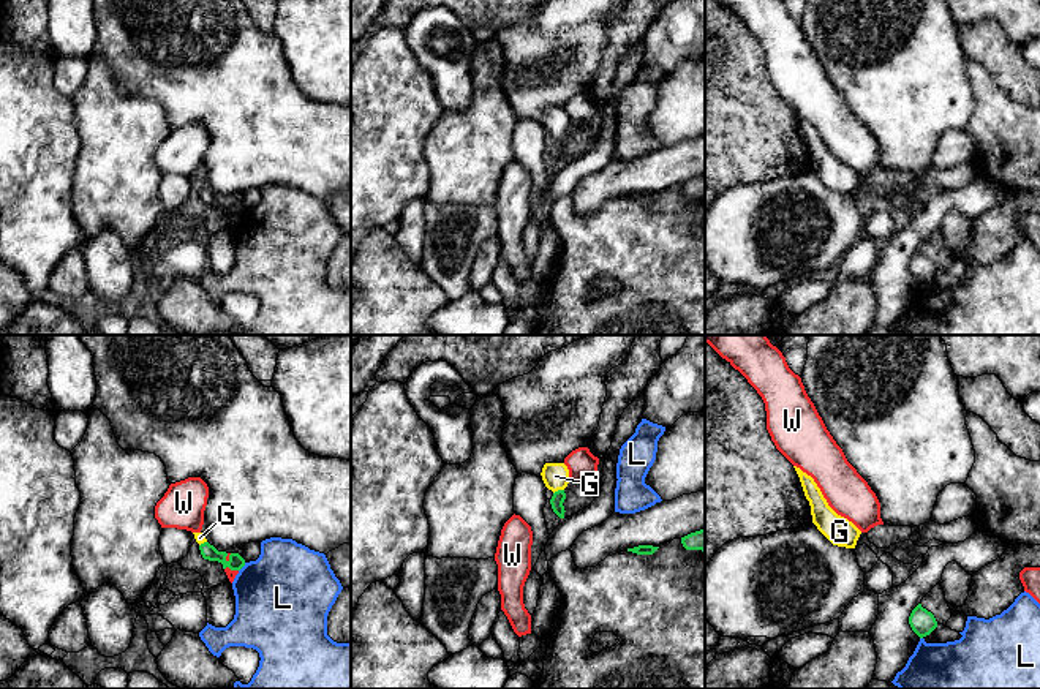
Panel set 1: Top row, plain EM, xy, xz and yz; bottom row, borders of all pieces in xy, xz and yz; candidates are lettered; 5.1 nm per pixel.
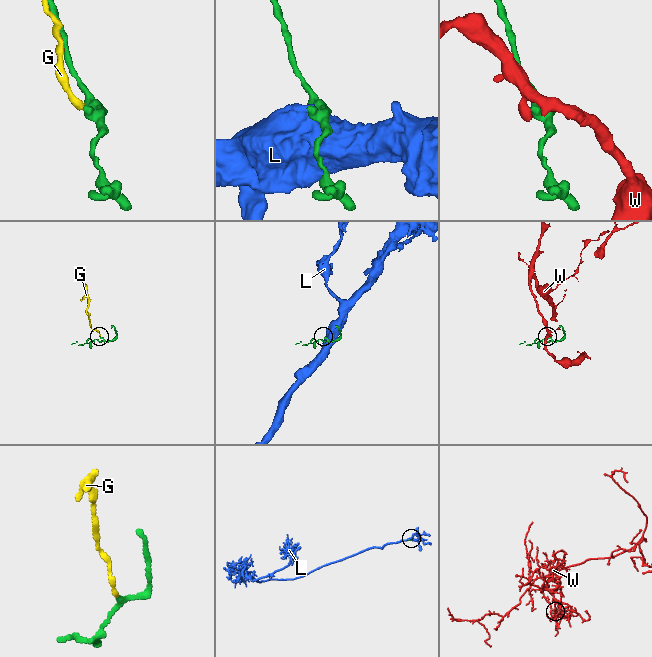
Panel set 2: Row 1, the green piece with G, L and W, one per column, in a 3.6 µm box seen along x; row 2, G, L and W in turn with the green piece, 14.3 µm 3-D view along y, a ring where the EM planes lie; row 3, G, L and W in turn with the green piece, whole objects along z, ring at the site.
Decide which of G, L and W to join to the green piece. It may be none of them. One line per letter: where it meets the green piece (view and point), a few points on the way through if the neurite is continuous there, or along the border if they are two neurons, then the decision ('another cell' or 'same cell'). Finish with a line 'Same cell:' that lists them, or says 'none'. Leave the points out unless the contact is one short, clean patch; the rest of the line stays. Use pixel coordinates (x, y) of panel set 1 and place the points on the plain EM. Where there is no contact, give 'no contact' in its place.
G: meets green in xz at (558, 136); runs through xz (558, 143), (558, 136), (555, 122); same cell
L: meets green in xy at (242, 212); another cell
W: meets green in xy at (229, 204); another cell
Same cell: G

